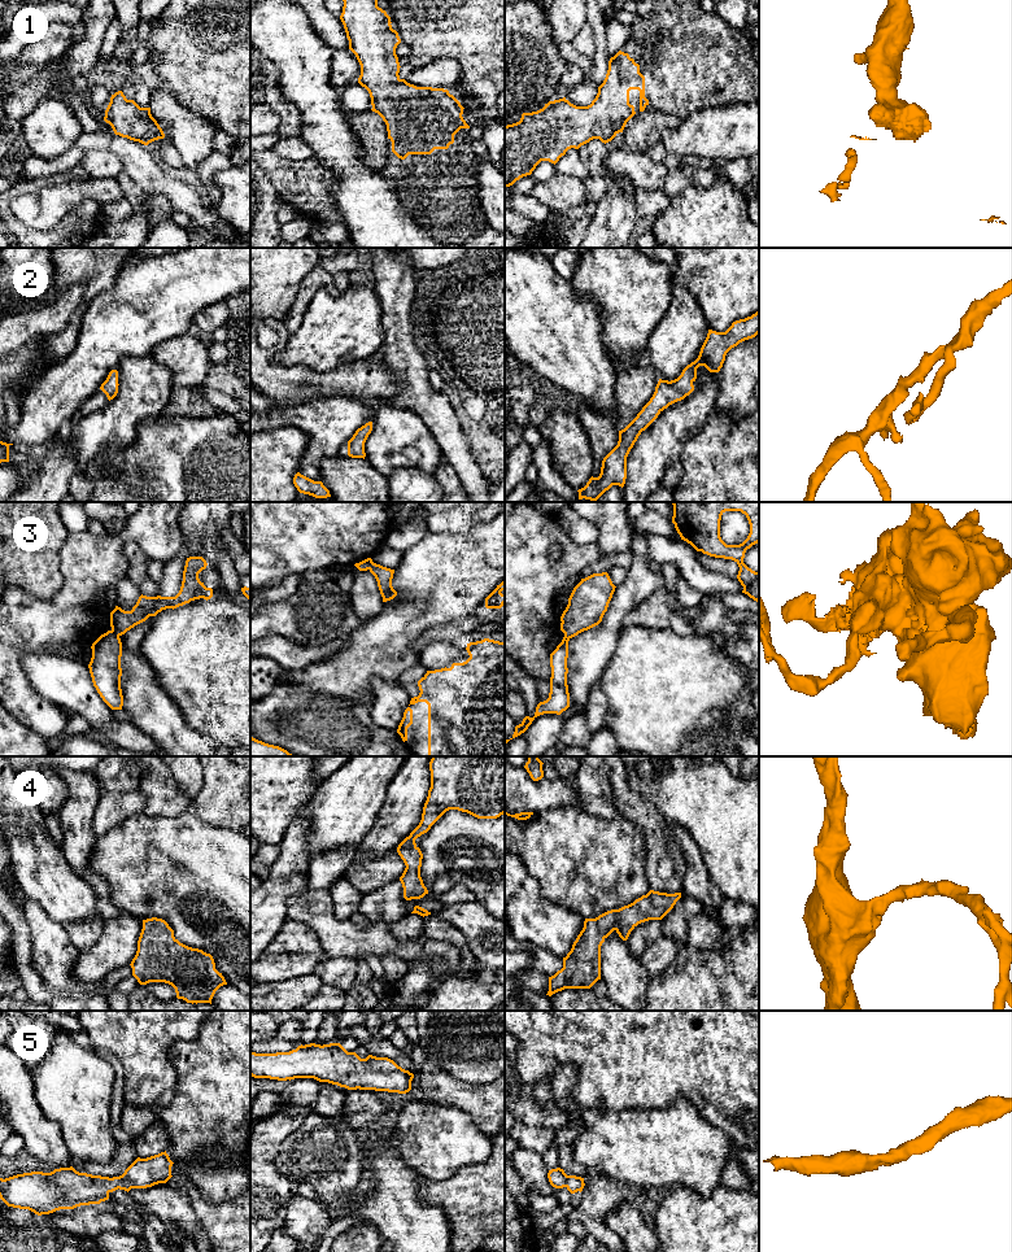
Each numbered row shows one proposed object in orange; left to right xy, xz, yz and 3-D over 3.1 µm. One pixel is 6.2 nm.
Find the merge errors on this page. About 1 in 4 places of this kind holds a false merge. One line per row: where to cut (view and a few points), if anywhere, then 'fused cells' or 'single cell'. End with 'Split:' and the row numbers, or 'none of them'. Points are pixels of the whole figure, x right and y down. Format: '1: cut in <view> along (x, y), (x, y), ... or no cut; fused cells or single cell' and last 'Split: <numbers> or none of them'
1: no cut; single cell
2: no cut; single cell
3: cut in xy along (112, 629), (118, 636); fused cells
4: no cut; single cell
5: no cut; single cell
Split: 3

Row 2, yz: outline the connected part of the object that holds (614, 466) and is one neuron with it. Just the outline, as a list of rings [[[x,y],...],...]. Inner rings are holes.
[[[759,311],[732,323],[725,332],[708,330],[698,358],[688,365],[675,380],[659,379],[650,401],[637,416],[619,431],[618,445],[603,458],[598,477],[590,477],[586,485],[579,489],[579,500],[597,501],[612,485],[624,487],[627,479],[627,457],[642,431],[669,405],[684,400],[694,391],[697,368],[705,366],[710,372],[719,372],[727,353],[740,343],[759,333]]]

